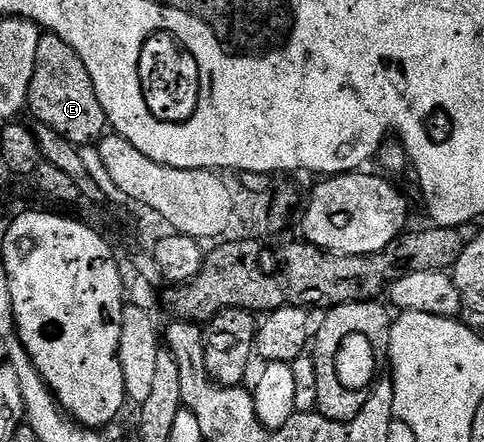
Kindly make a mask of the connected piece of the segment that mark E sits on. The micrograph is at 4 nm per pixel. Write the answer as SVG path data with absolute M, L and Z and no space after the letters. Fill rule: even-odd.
M44 32L38 40L38 60L34 64L34 80L30 80L27 109L30 114L32 110L37 123L58 132L77 148L105 137L108 117L98 100L98 92L94 92L90 72L86 72L86 64L82 64L78 52L56 34Z

